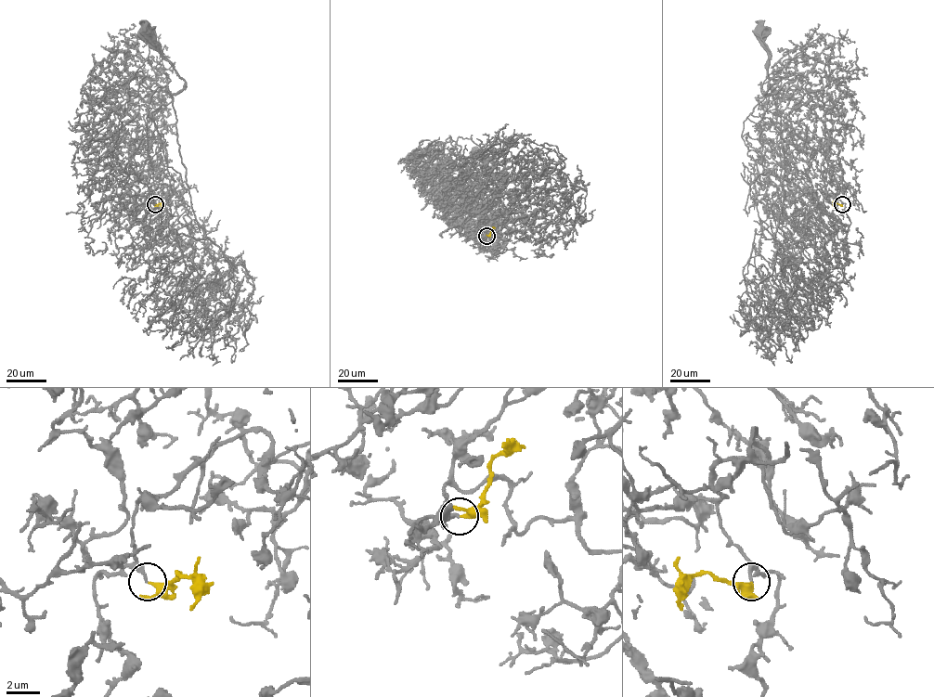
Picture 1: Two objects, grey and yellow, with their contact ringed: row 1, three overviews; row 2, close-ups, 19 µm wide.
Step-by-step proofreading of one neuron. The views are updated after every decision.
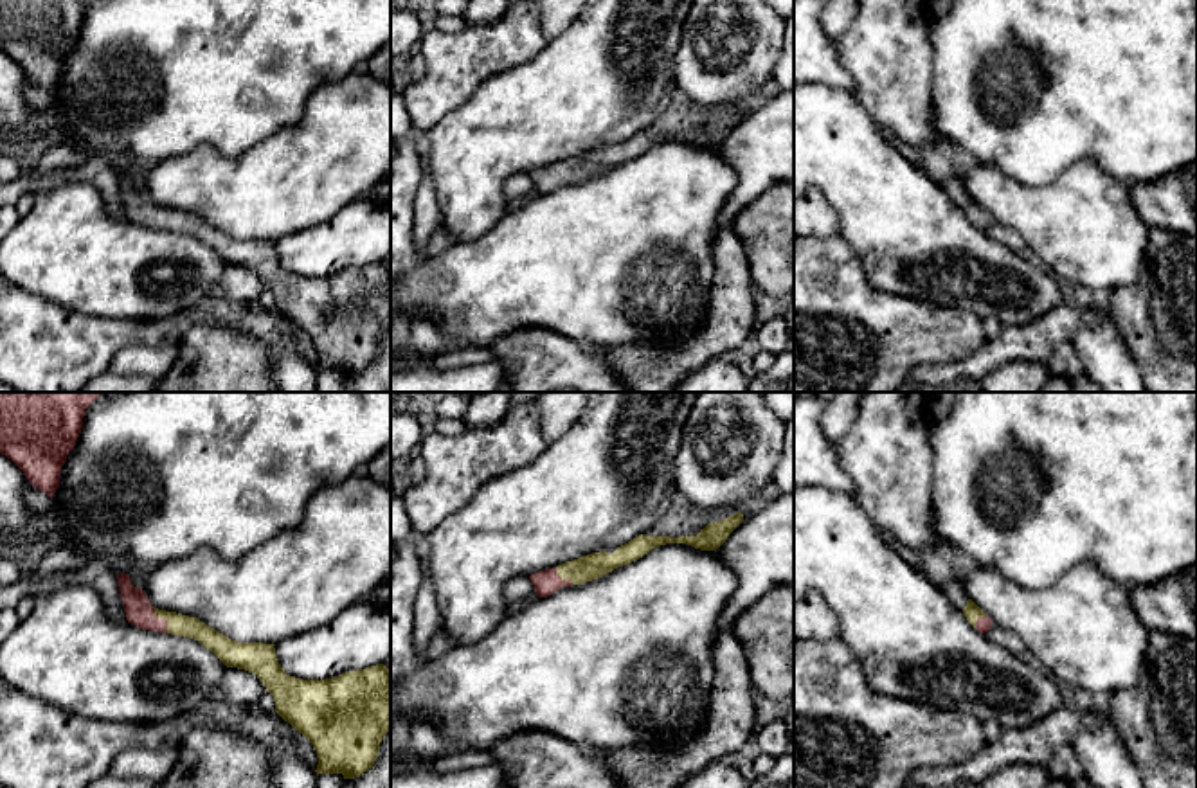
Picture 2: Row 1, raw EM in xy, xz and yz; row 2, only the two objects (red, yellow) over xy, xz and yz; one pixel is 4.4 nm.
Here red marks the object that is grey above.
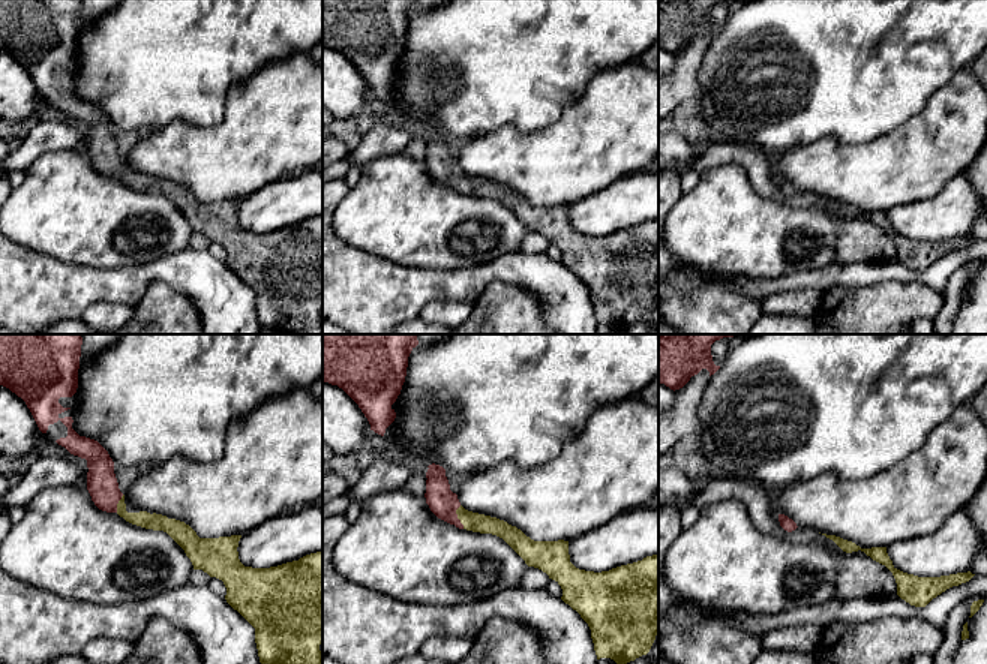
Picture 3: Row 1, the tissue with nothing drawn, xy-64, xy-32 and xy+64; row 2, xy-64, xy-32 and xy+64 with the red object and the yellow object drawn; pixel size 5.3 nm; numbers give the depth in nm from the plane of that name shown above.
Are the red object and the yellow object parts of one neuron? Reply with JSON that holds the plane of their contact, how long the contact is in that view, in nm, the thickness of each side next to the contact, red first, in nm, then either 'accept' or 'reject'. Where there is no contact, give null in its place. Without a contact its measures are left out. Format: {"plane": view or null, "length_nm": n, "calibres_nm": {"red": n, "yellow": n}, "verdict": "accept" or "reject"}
{"plane": "xy", "length_nm": 150, "calibres_nm": {"red": 120, "yellow": 100}, "verdict": "accept"}

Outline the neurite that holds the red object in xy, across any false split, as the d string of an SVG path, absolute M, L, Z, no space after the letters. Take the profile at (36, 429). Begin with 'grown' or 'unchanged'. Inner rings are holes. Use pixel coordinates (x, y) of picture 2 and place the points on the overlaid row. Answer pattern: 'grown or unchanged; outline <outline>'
unchanged; outline M0 392L0 453L50 498L59 488L61 466L81 434L86 407L101 392Z

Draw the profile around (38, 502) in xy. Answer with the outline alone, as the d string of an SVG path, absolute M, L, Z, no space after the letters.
M29 482L27 507L34 515L41 515L52 507L52 498Z

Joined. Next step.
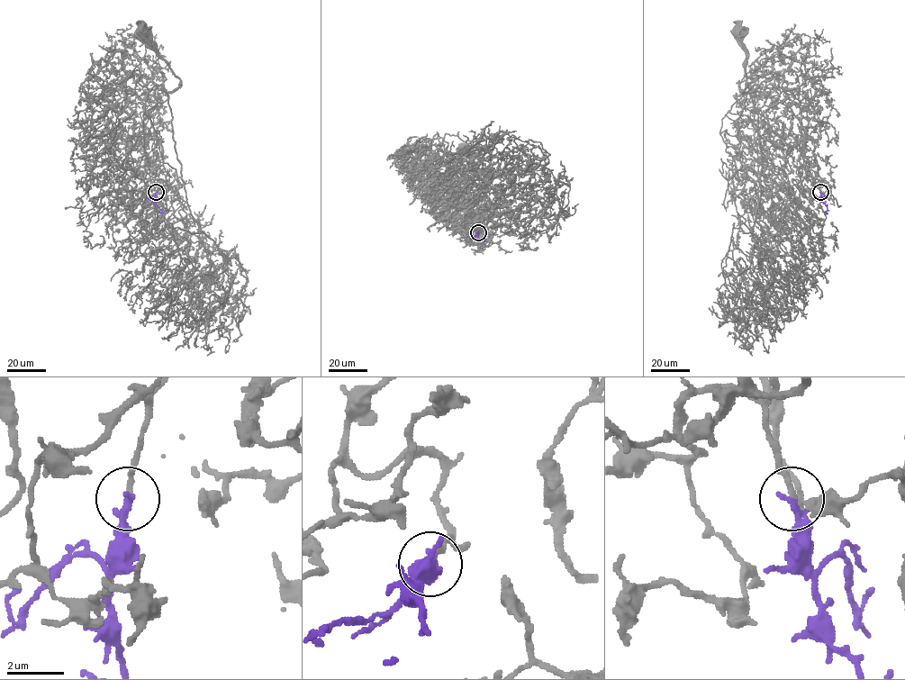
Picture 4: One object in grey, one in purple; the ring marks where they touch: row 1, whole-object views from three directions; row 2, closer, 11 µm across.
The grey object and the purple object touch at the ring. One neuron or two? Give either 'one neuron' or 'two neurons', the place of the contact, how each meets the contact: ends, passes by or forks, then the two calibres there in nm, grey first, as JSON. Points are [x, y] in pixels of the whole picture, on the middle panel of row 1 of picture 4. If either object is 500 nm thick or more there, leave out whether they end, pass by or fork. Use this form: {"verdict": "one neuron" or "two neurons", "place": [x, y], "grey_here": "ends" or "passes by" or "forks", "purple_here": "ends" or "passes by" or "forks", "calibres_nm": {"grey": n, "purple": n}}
{"verdict": "one neuron", "place": [478, 232], "grey_here": "ends", "purple_here": "ends", "calibres_nm": {"grey": 160, "purple": 240}}

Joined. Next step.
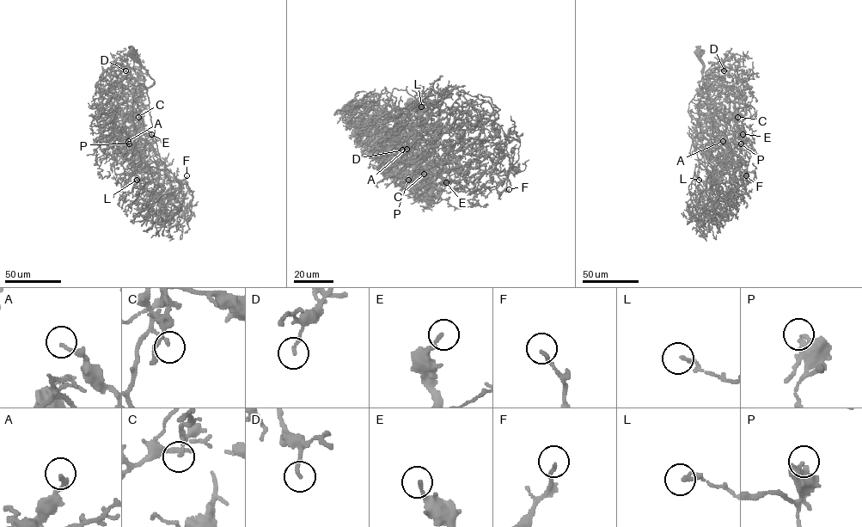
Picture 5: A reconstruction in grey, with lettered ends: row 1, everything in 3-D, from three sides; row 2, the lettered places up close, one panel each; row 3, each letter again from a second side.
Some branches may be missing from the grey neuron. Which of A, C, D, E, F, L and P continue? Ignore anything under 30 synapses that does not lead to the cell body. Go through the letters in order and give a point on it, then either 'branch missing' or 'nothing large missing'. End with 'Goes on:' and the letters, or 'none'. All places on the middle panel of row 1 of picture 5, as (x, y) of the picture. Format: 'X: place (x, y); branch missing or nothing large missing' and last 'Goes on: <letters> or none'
A: place (406, 149); nothing large missing
C: place (424, 174); nothing large missing
D: place (402, 150); nothing large missing
E: place (446, 182); nothing large missing
F: place (509, 189); nothing large missing
L: place (421, 107); nothing large missing
P: place (408, 180); nothing large missing
Goes on: none

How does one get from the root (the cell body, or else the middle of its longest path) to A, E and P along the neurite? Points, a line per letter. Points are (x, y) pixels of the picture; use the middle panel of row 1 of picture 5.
A: (412, 106), (451, 113), (443, 110), (432, 129), (414, 108), (433, 135), (424, 129), (404, 157), (406, 149)
E: (412, 106), (451, 113), (443, 110), (432, 129), (414, 109), (453, 157), (421, 181), (446, 182)
P: (412, 106), (428, 113), (451, 113), (443, 110), (432, 129), (414, 109), (453, 159), (413, 170), (408, 180)

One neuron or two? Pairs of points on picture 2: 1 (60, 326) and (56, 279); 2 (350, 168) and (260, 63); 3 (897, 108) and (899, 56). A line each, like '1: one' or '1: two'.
1: two
2: two
3: one

